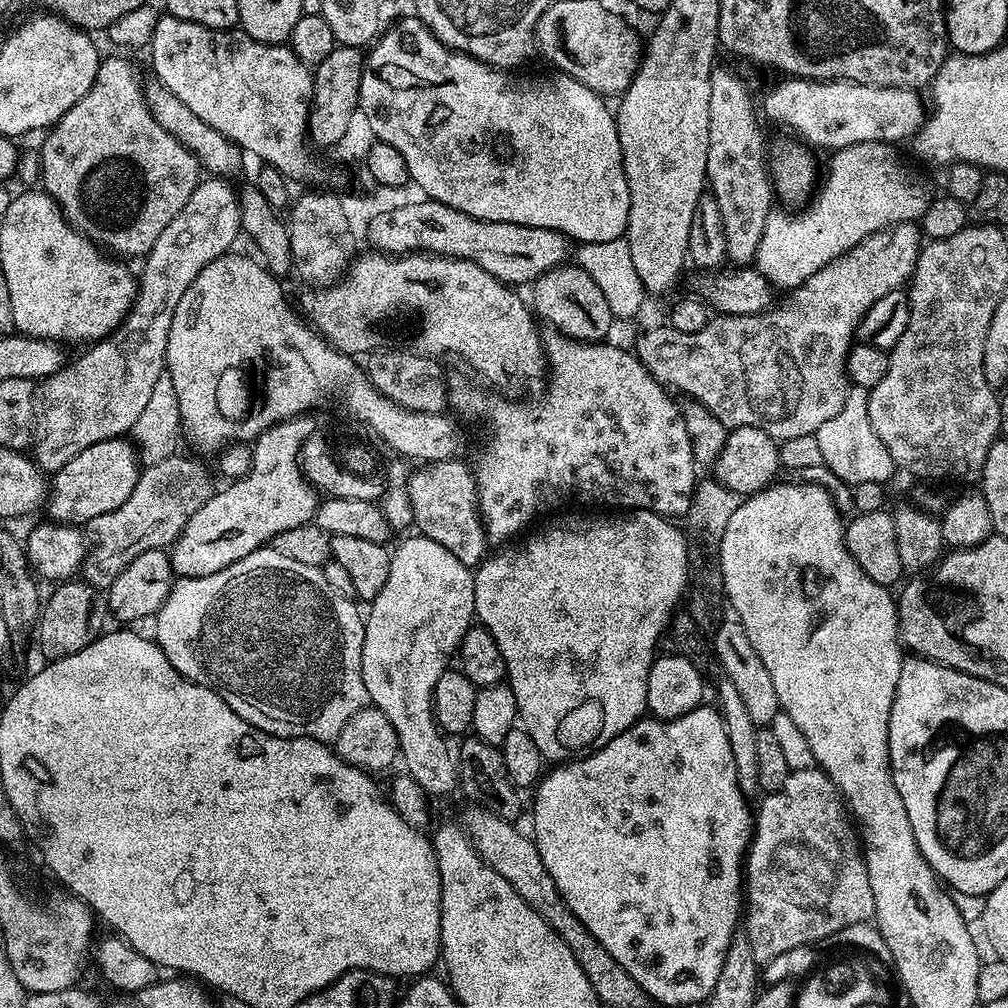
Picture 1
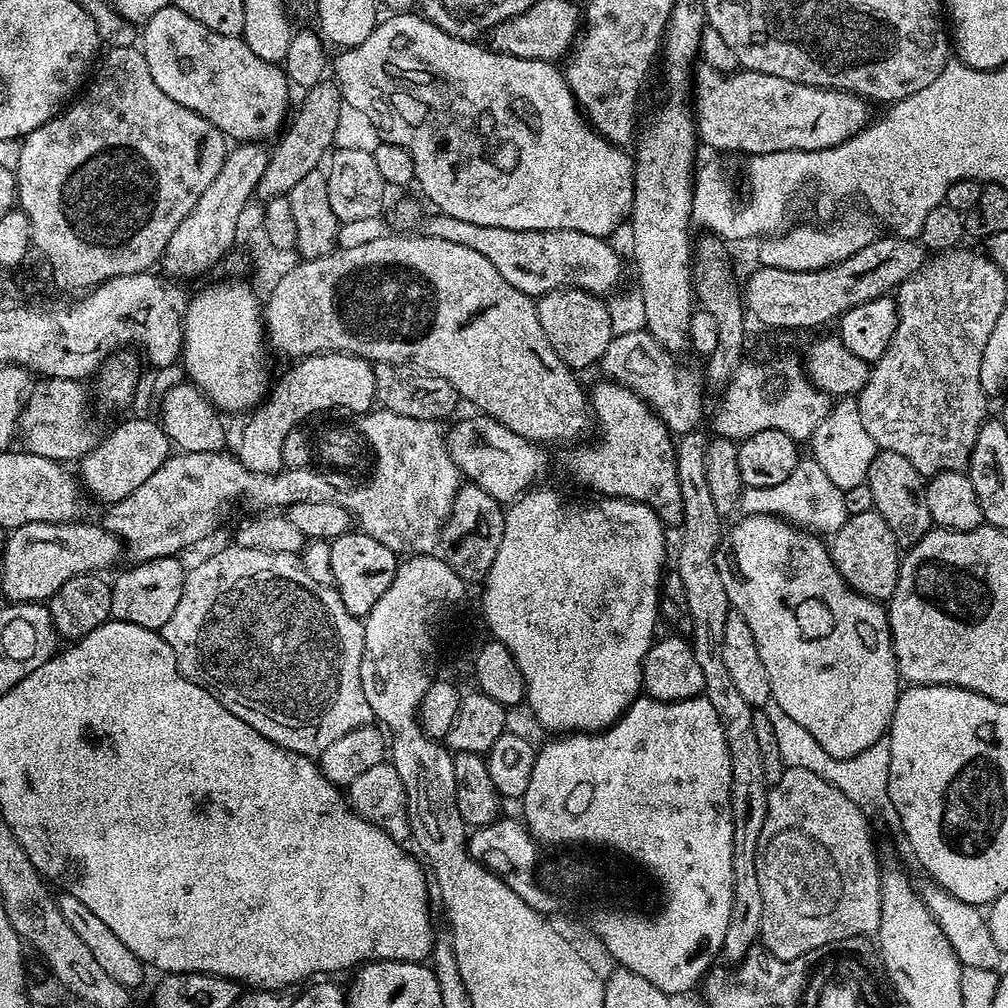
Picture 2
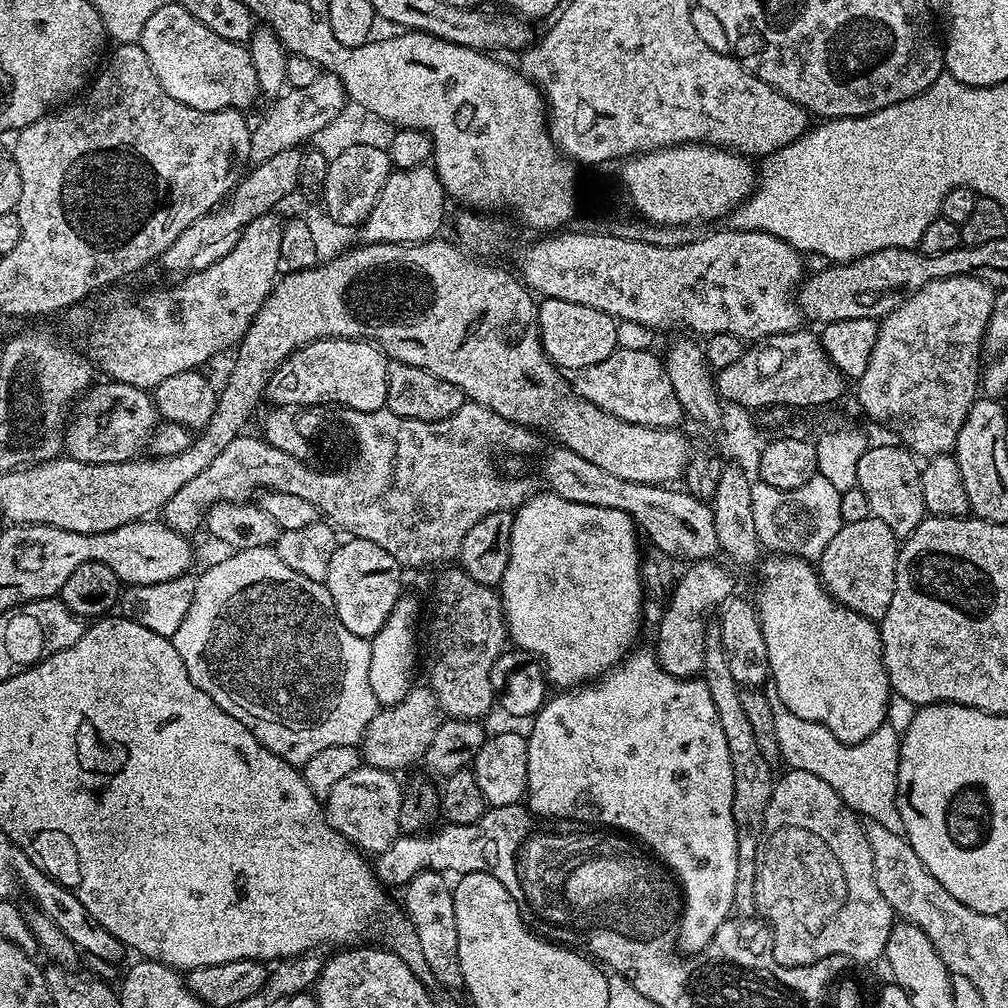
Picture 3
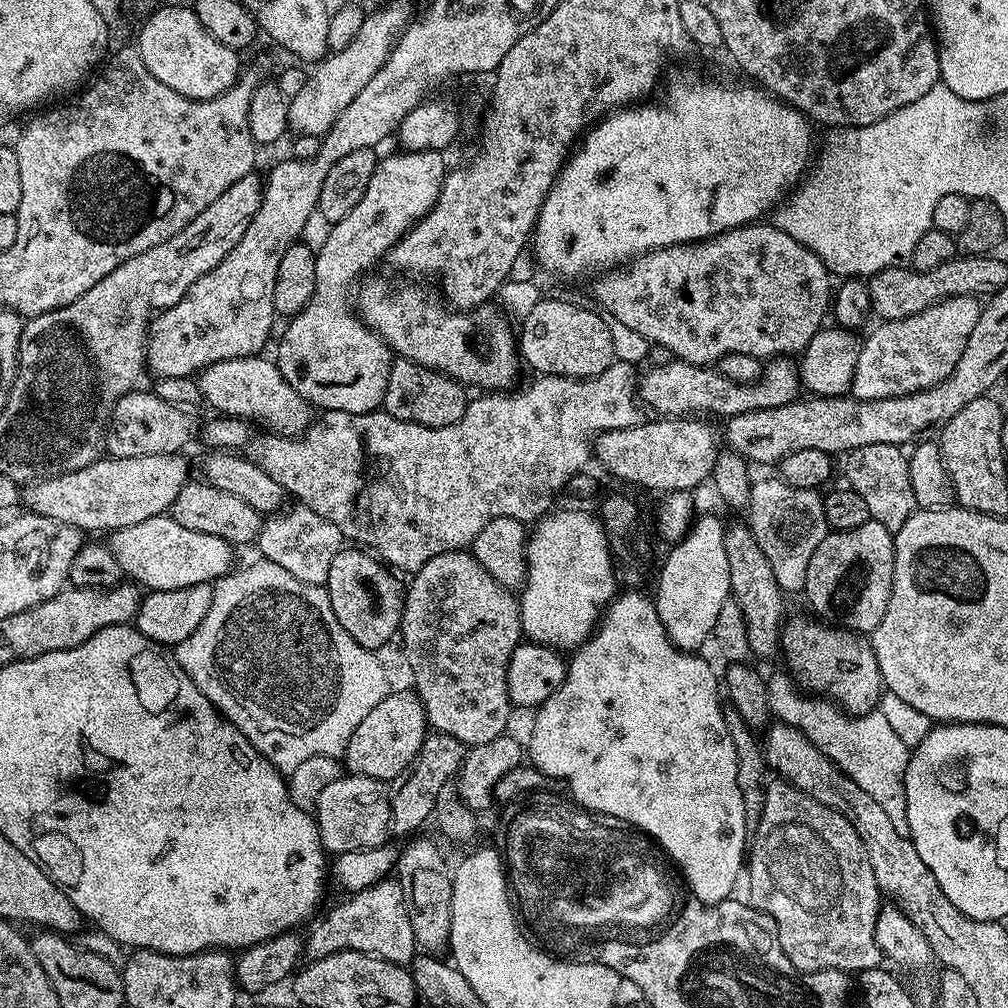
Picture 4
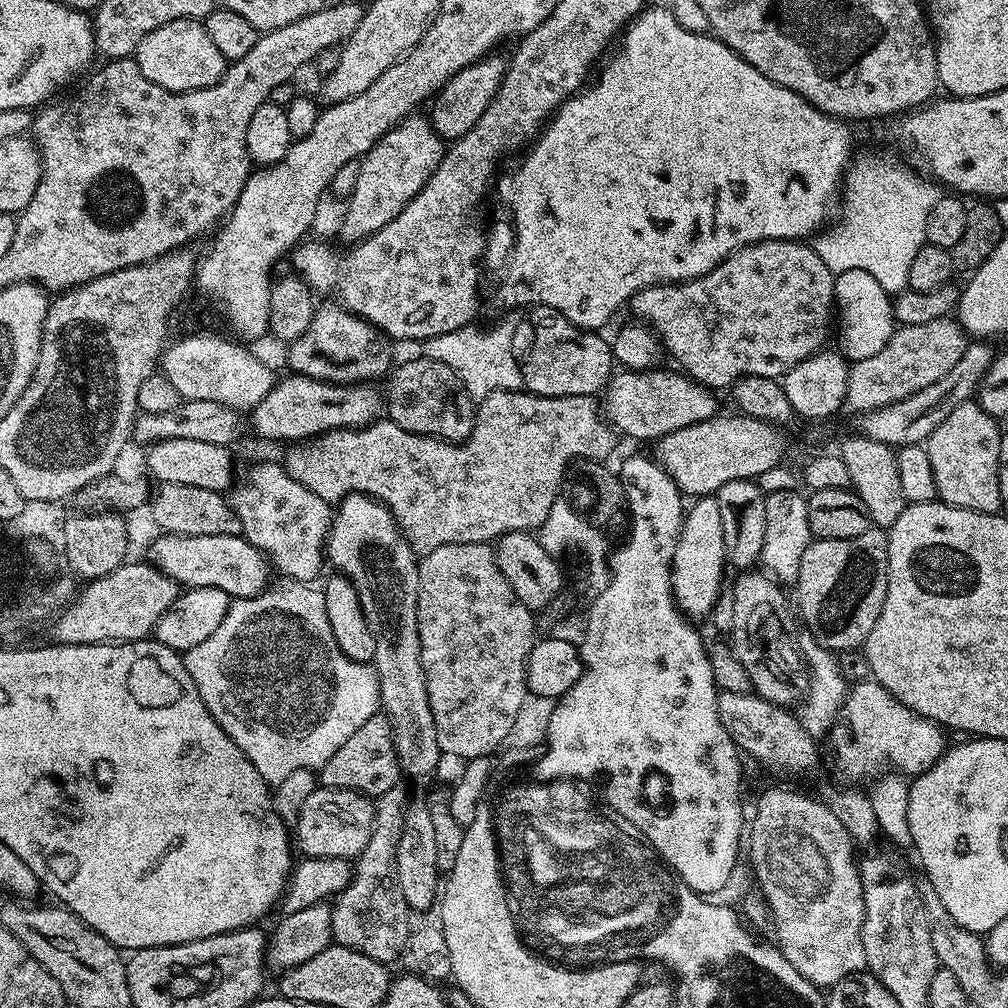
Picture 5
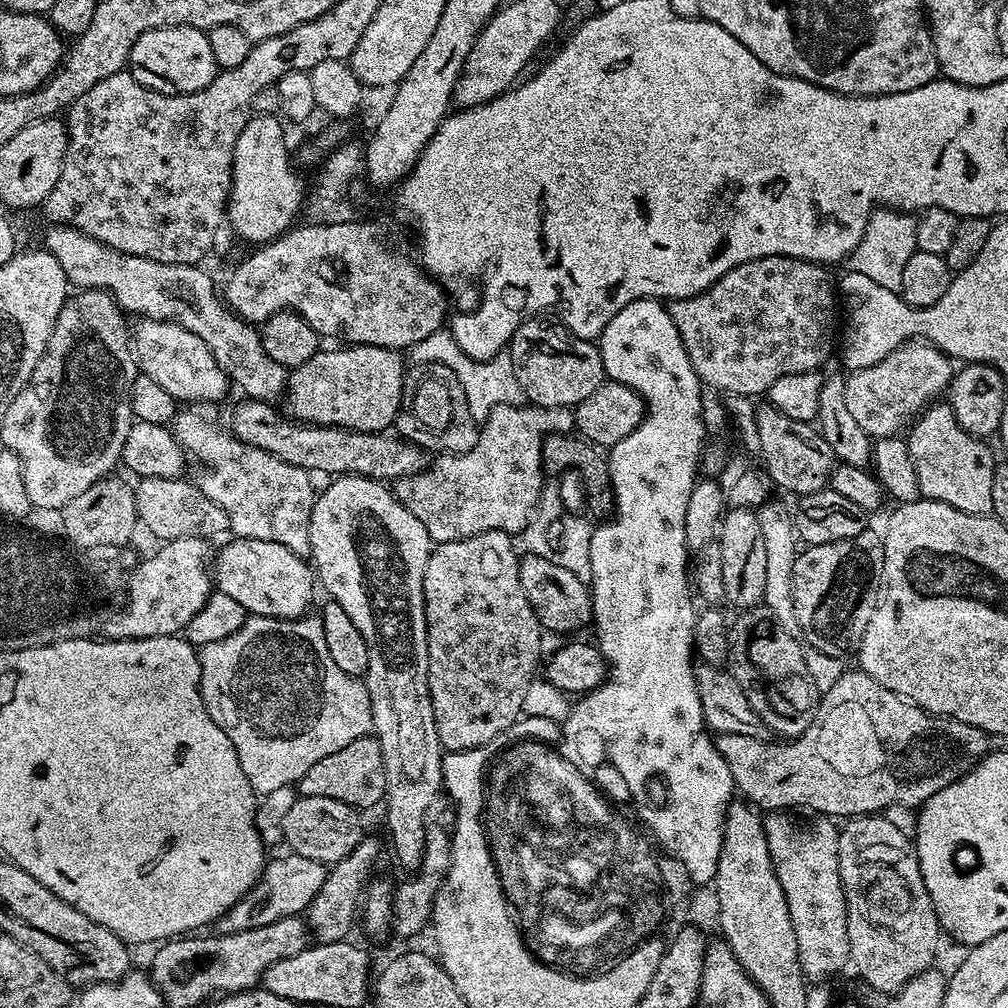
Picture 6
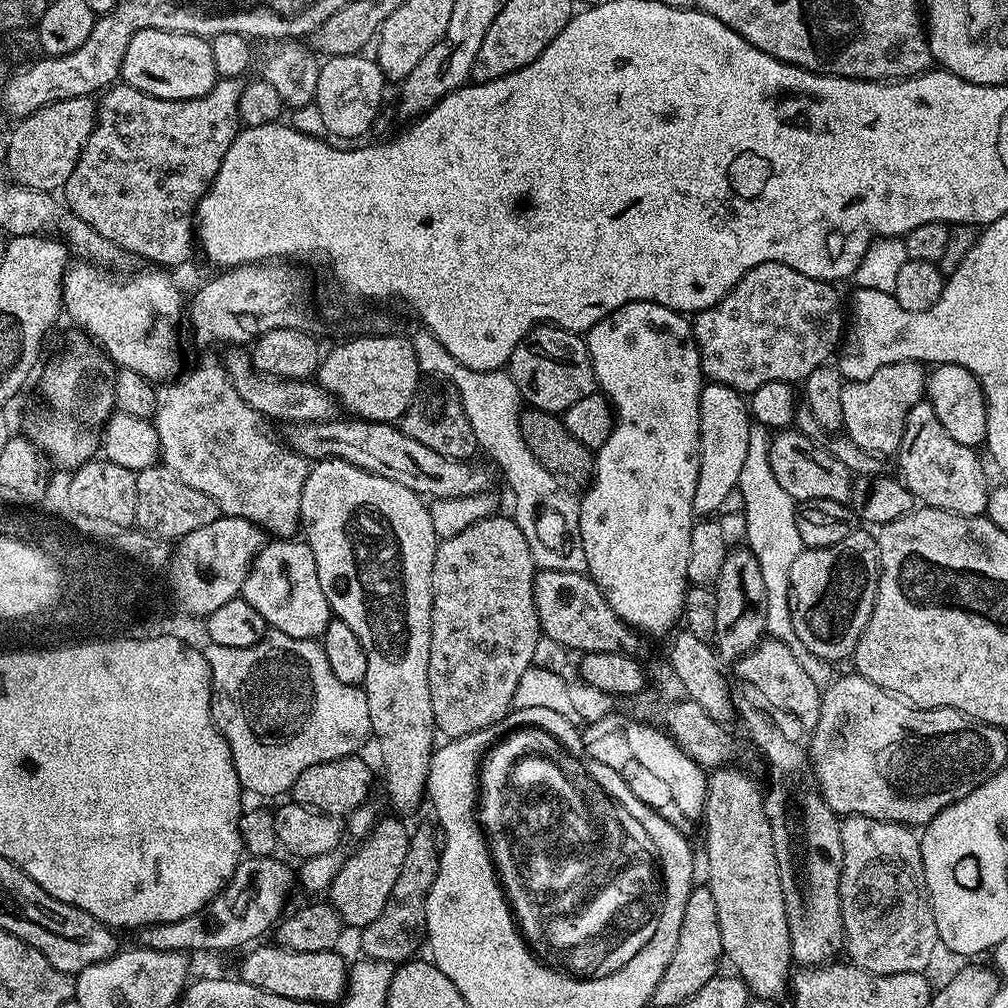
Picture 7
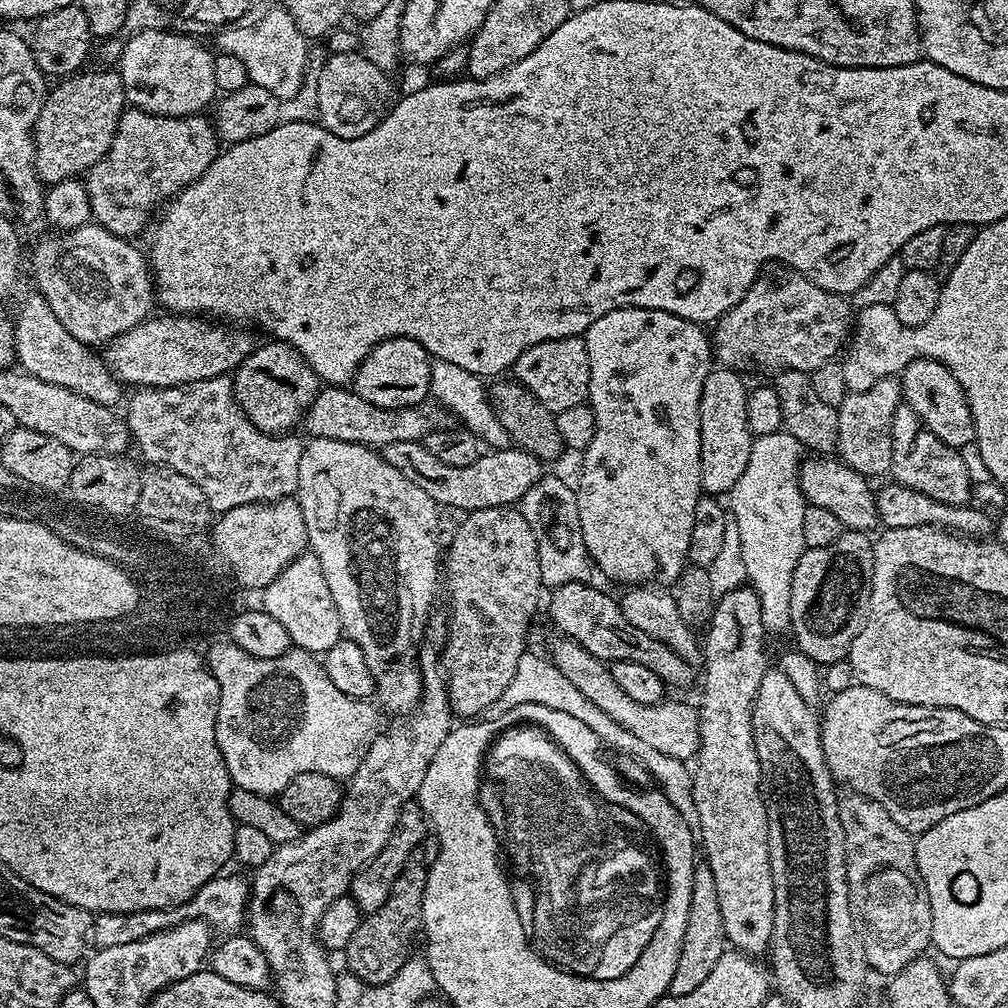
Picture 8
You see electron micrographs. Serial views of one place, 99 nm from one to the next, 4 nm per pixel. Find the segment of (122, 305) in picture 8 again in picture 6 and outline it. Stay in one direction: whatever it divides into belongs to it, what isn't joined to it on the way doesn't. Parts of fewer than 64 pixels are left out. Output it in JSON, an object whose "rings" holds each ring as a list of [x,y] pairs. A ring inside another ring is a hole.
{"rings":[[[144,318],[139,322],[141,324],[137,328],[135,325],[134,328],[134,355],[139,371],[143,375],[154,378],[154,382],[158,382],[158,386],[163,386],[178,402],[218,402],[222,396],[227,394],[228,388],[230,389],[228,376],[218,366],[218,362],[214,362],[214,354],[210,354],[206,342],[202,342],[198,334],[170,320]]]}

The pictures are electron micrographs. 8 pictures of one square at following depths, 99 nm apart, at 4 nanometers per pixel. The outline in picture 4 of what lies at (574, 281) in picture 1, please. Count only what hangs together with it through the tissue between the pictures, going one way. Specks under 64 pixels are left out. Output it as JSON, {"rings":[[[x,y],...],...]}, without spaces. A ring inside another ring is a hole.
{"rings":[[[541,298],[534,310],[522,317],[521,324],[524,325],[518,328],[518,351],[523,363],[527,367],[529,364],[536,374],[569,376],[572,380],[590,380],[593,376],[602,374],[617,359],[616,344],[612,341],[613,325],[599,311],[596,312],[591,312],[580,304],[571,304],[568,300]]]}

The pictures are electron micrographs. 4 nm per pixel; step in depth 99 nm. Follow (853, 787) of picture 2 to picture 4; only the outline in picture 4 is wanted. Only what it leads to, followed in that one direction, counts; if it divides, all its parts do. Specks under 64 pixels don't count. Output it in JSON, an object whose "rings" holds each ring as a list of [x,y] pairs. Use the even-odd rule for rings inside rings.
{"rings":[[[785,673],[778,674],[774,678],[768,680],[768,701],[770,702],[770,714],[779,722],[789,725],[791,728],[796,728],[810,743],[822,754],[824,754],[830,761],[834,762],[839,769],[854,782],[878,806],[885,811],[889,816],[890,822],[893,823],[894,830],[903,837],[908,837],[909,834],[909,818],[906,817],[906,792],[905,792],[905,774],[906,766],[909,765],[909,758],[911,756],[910,746],[904,742],[899,732],[894,728],[891,720],[878,708],[874,708],[871,712],[864,712],[860,716],[852,717],[836,705],[833,701],[820,696],[800,696],[799,689],[789,681],[787,682],[787,675]]]}

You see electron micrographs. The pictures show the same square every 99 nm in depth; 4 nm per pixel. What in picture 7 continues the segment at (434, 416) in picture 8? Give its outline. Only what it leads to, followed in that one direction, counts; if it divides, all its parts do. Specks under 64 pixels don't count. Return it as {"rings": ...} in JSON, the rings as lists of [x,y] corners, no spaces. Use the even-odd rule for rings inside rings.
{"rings":[[[236,346],[222,359],[222,366],[228,372],[230,382],[234,382],[234,390],[242,394],[242,402],[246,402],[261,417],[272,420],[284,420],[285,425],[314,422],[321,424],[327,420],[335,420],[341,415],[342,409],[336,398],[324,391],[319,383],[311,379],[283,380],[280,376],[267,376],[252,365],[251,355],[243,347]]]}

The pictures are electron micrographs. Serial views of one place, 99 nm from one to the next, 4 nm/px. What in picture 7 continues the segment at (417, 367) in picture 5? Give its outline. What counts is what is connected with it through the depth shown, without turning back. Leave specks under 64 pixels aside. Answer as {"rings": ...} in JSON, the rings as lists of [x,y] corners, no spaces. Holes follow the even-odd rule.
{"rings":[[[433,379],[433,384],[421,383],[415,398],[410,402],[406,414],[402,418],[402,427],[410,438],[422,442],[422,446],[430,446],[430,450],[438,450],[451,460],[471,461],[478,449],[474,430],[470,430],[470,418],[466,418],[466,410],[462,410],[459,394],[451,384],[443,379]]]}

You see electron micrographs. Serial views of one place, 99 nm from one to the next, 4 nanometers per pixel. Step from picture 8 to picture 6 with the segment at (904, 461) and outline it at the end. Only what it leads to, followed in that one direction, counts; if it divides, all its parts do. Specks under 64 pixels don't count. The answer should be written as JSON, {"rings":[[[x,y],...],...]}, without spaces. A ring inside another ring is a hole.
{"rings":[[[936,402],[924,408],[907,432],[910,460],[914,462],[914,474],[918,474],[923,499],[946,502],[946,506],[954,506],[954,510],[975,516],[991,513],[997,457],[992,457],[991,450],[984,445],[987,443],[981,437],[971,436],[962,430],[951,404]]]}

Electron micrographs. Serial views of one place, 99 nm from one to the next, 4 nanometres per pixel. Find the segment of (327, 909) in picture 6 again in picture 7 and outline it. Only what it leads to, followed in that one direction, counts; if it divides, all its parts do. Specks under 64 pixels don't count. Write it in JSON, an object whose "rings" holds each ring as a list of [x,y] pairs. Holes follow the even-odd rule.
{"rings":[[[381,819],[361,843],[365,844],[341,863],[332,885],[326,889],[326,896],[349,929],[363,930],[386,910],[390,890],[394,890],[394,882],[398,882],[398,874],[402,871],[402,861],[406,859],[409,835],[410,828],[402,821]]]}

